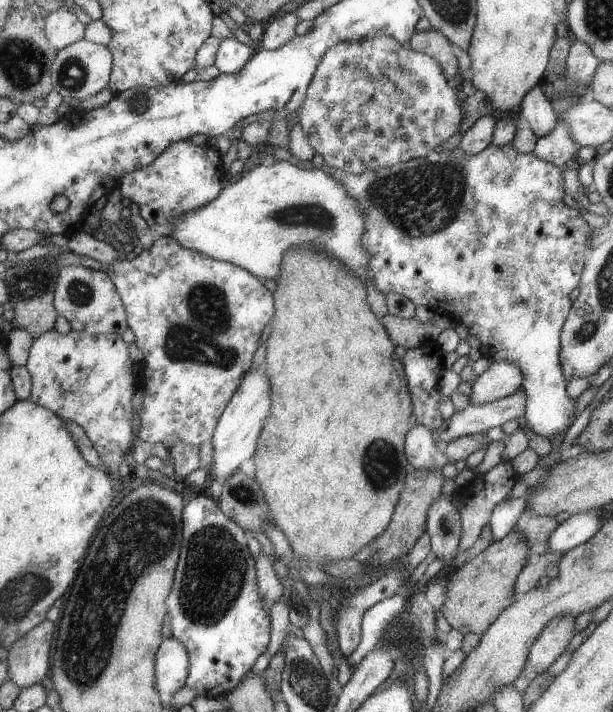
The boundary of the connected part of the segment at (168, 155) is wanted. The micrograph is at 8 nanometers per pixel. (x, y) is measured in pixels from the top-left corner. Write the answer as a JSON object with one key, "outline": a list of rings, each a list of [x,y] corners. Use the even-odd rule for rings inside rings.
{"outline":[[[188,139],[169,144],[155,161],[137,168],[123,176],[123,185],[119,184],[120,195],[134,202],[139,207],[139,215],[156,237],[168,236],[171,232],[171,220],[177,214],[185,214],[201,208],[223,189],[221,184],[223,170],[219,154],[207,146],[191,144]]]}

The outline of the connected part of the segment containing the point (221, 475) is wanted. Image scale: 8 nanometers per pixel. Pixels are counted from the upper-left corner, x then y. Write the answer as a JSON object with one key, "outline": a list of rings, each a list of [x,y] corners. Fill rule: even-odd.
{"outline":[[[264,363],[257,368],[247,370],[243,376],[242,383],[238,390],[231,396],[226,411],[218,420],[214,435],[211,436],[212,457],[209,463],[209,475],[212,479],[221,482],[239,470],[241,462],[249,459],[256,451],[255,444],[258,441],[259,432],[262,432],[263,422],[269,414],[269,382],[265,376]]]}

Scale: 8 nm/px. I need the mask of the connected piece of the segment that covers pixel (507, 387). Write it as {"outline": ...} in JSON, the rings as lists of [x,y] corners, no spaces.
{"outline":[[[491,360],[489,368],[471,386],[470,404],[477,406],[513,396],[513,392],[522,389],[521,382],[519,366],[507,360]]]}

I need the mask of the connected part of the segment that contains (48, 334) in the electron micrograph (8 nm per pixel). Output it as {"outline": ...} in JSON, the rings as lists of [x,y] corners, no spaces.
{"outline":[[[54,329],[43,332],[31,342],[25,368],[31,377],[31,390],[28,399],[33,404],[50,409],[63,421],[70,421],[80,426],[93,449],[97,452],[103,464],[107,464],[107,471],[115,472],[119,462],[127,458],[131,452],[133,442],[133,374],[131,374],[131,360],[127,356],[127,344],[120,335],[99,334],[87,336],[87,333],[70,330],[67,334],[59,334]]]}

